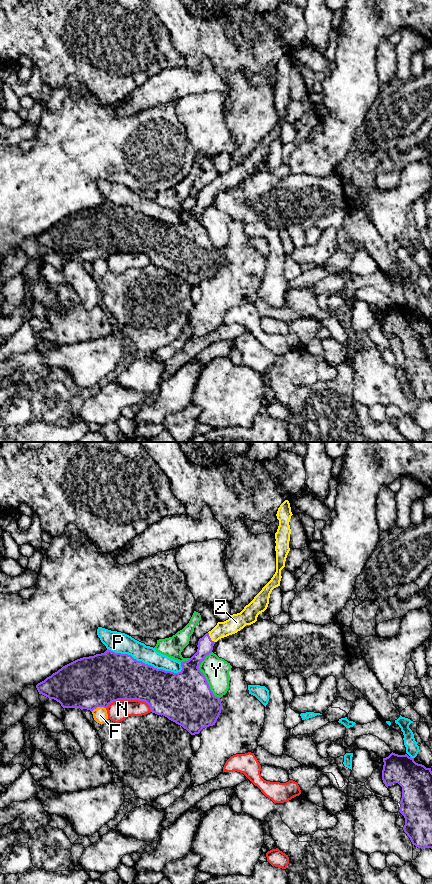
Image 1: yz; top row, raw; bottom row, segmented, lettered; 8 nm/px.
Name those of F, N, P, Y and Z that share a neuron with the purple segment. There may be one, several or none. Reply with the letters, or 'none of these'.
Z

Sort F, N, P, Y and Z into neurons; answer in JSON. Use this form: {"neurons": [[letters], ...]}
{"neurons": [["F"], ["N"], ["P"], ["Y"], ["Z"]]}

